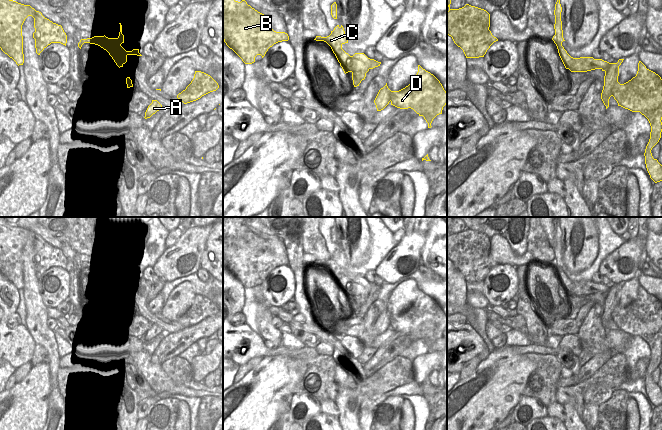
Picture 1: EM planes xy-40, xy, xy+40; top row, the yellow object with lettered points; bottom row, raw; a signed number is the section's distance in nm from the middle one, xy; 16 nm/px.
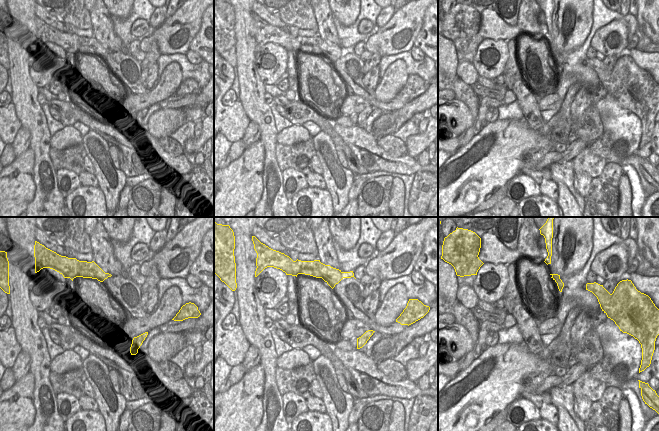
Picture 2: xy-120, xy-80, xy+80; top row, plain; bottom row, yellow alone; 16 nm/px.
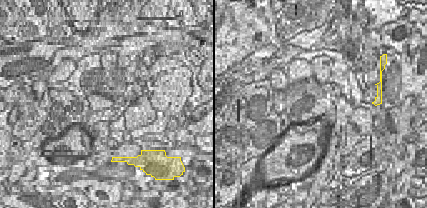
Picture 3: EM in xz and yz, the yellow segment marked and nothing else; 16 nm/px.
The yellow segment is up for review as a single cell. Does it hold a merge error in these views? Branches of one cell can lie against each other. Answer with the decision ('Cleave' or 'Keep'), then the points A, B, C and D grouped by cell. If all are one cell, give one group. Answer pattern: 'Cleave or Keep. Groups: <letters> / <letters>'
Cleave. Groups: A / B C D.

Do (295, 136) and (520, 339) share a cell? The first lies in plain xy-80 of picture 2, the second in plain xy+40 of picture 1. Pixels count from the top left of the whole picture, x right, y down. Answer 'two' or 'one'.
two

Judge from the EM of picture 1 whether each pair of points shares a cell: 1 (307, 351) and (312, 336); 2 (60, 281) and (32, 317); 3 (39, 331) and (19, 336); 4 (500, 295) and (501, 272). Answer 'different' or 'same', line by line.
1: same
2: different
3: different
4: same

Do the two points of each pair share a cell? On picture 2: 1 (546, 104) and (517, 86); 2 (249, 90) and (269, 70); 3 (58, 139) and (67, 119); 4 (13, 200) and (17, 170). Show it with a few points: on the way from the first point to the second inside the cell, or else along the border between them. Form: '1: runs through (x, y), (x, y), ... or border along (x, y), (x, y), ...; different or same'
1: border along (536, 100), (540, 111); different
2: border along (254, 55), (256, 72), (264, 85); different
3: runs through (63, 134), (67, 130), (67, 124); same
4: runs through (13, 193), (17, 177); same

